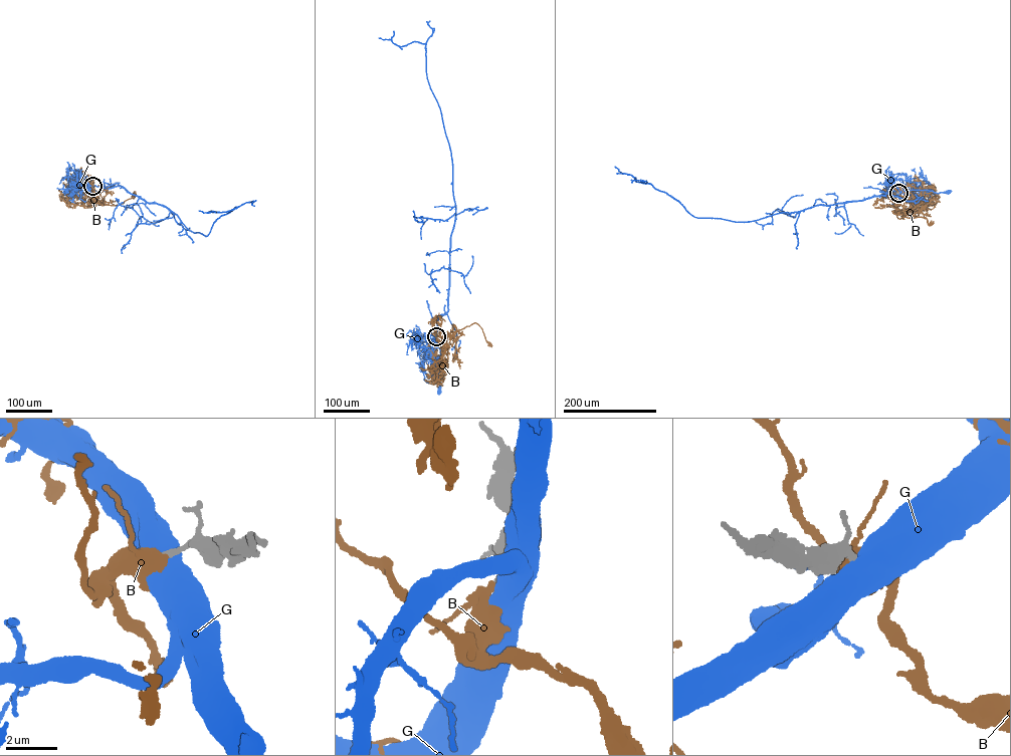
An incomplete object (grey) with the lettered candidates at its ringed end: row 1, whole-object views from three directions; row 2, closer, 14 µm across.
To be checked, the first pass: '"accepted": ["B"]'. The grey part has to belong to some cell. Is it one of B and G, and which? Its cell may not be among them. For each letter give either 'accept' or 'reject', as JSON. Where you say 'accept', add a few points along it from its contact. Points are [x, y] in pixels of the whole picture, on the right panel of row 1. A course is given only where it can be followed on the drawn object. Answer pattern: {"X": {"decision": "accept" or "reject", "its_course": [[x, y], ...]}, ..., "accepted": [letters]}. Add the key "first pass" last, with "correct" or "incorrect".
{"B": {"decision": "accept", "its_course": [[898, 193], [910, 198], [916, 207], [896, 209], [898, 218], [923, 217], [930, 224]]}, "G": {"decision": "reject"}, "accepted": ["B"], "first pass": "correct"}

